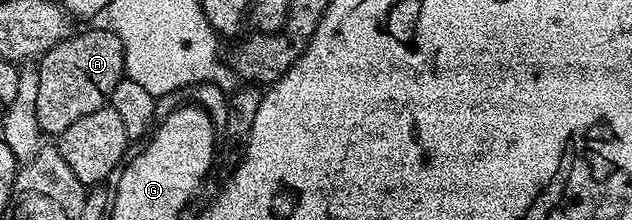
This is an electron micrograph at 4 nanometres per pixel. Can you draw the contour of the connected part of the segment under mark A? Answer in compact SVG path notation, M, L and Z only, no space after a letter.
M103 27L77 33L43 53L36 65L40 79L36 119L40 119L40 127L46 135L68 131L76 119L106 107L116 83L124 76L124 47L113 29Z

